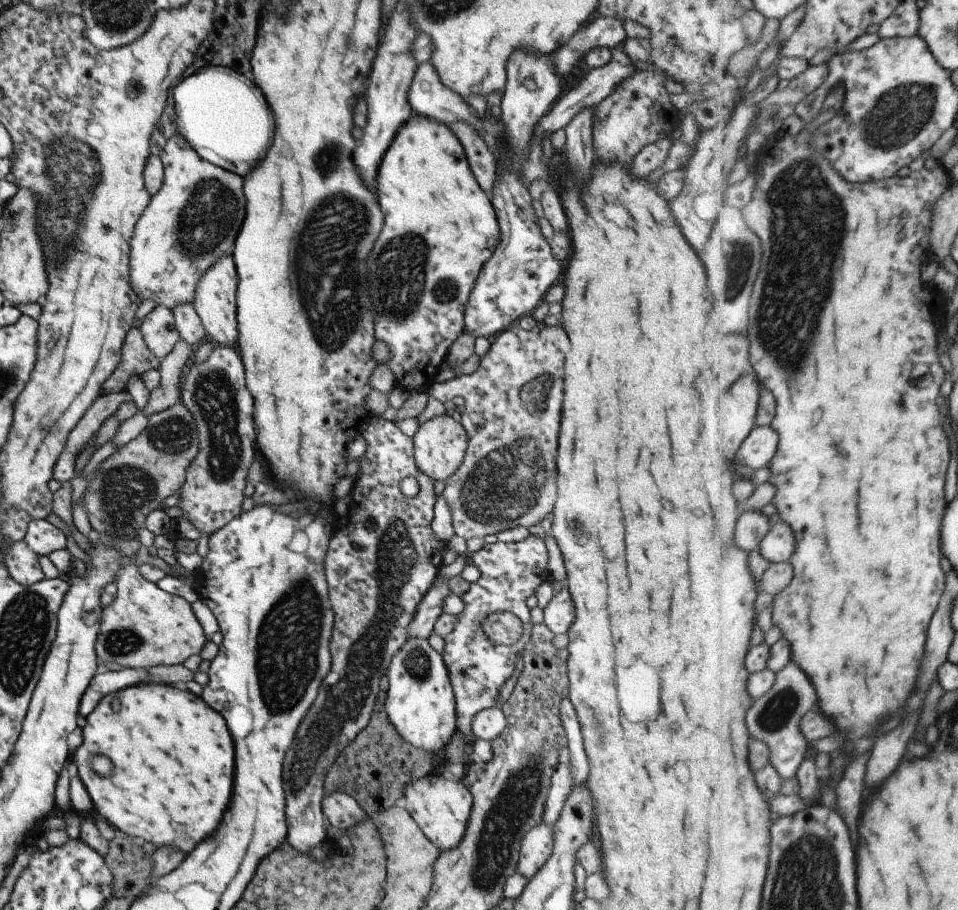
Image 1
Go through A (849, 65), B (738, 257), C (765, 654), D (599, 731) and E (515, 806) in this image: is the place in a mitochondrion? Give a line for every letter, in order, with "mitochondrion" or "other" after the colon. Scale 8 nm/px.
A: other
B: mitochondrion
C: other
D: mitochondrion
E: mitochondrion

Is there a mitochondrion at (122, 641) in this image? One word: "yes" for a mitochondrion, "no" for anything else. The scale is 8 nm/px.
yes

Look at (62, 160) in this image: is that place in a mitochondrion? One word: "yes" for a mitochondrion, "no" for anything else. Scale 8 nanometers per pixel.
yes

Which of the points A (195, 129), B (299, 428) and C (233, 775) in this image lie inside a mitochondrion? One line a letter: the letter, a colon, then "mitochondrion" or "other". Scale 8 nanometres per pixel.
A: other
B: other
C: other

